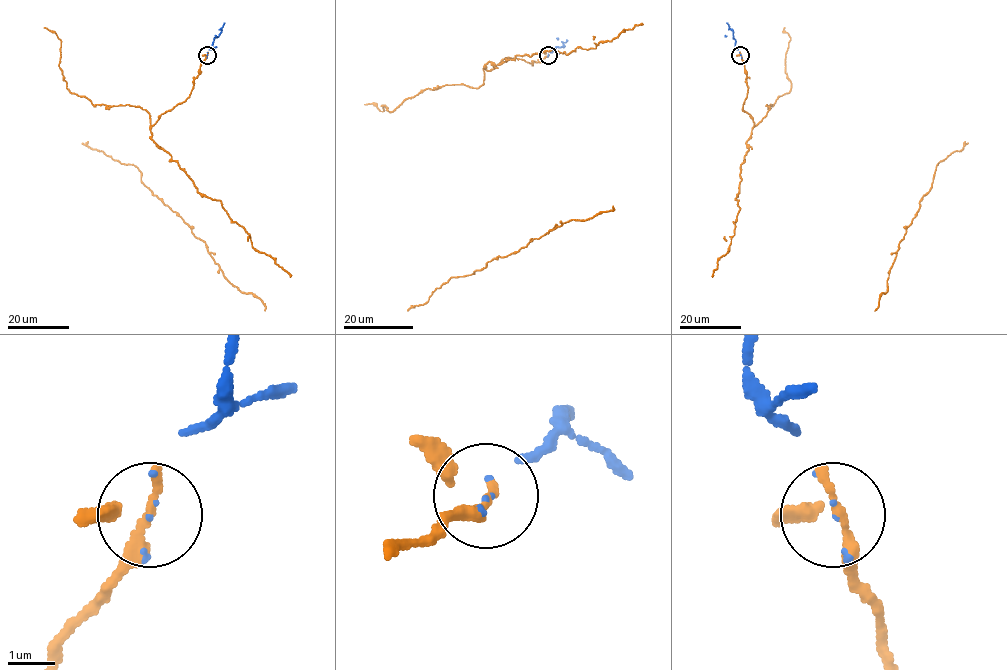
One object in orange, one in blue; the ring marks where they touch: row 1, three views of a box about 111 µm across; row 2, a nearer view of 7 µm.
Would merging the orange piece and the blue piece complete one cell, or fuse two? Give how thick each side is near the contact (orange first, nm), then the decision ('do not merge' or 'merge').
180/40 nm | merge

